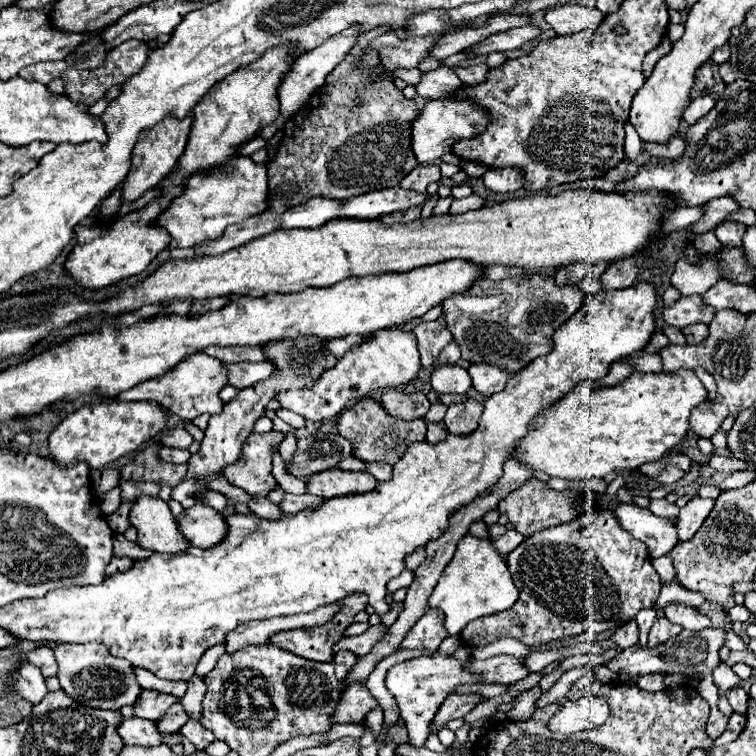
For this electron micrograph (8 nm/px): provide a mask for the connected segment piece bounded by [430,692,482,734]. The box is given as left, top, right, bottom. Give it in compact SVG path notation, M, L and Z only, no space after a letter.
M456 692L450 694L448 700L444 700L444 704L440 706L440 710L436 712L436 720L432 720L430 732L436 734L438 730L442 730L448 720L464 718L478 702L482 702L482 698L478 694L468 694L468 696L460 696Z

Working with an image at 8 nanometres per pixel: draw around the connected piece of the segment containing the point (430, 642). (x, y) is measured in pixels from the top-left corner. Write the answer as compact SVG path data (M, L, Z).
M432 608L410 628L400 648L436 650L446 636L448 632L444 632L444 612Z

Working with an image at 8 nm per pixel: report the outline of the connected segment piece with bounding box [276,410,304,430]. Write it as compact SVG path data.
M278 410L276 412L278 414L278 418L282 418L286 424L290 424L292 428L304 428L304 418L302 416L298 416L296 412L290 412L290 410Z

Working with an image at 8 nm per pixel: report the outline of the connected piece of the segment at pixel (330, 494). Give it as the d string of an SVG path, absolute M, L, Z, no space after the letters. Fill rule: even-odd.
M340 468L320 472L310 476L306 482L306 490L312 496L320 496L324 500L346 494L362 494L370 492L376 486L376 480L368 472L344 472Z

